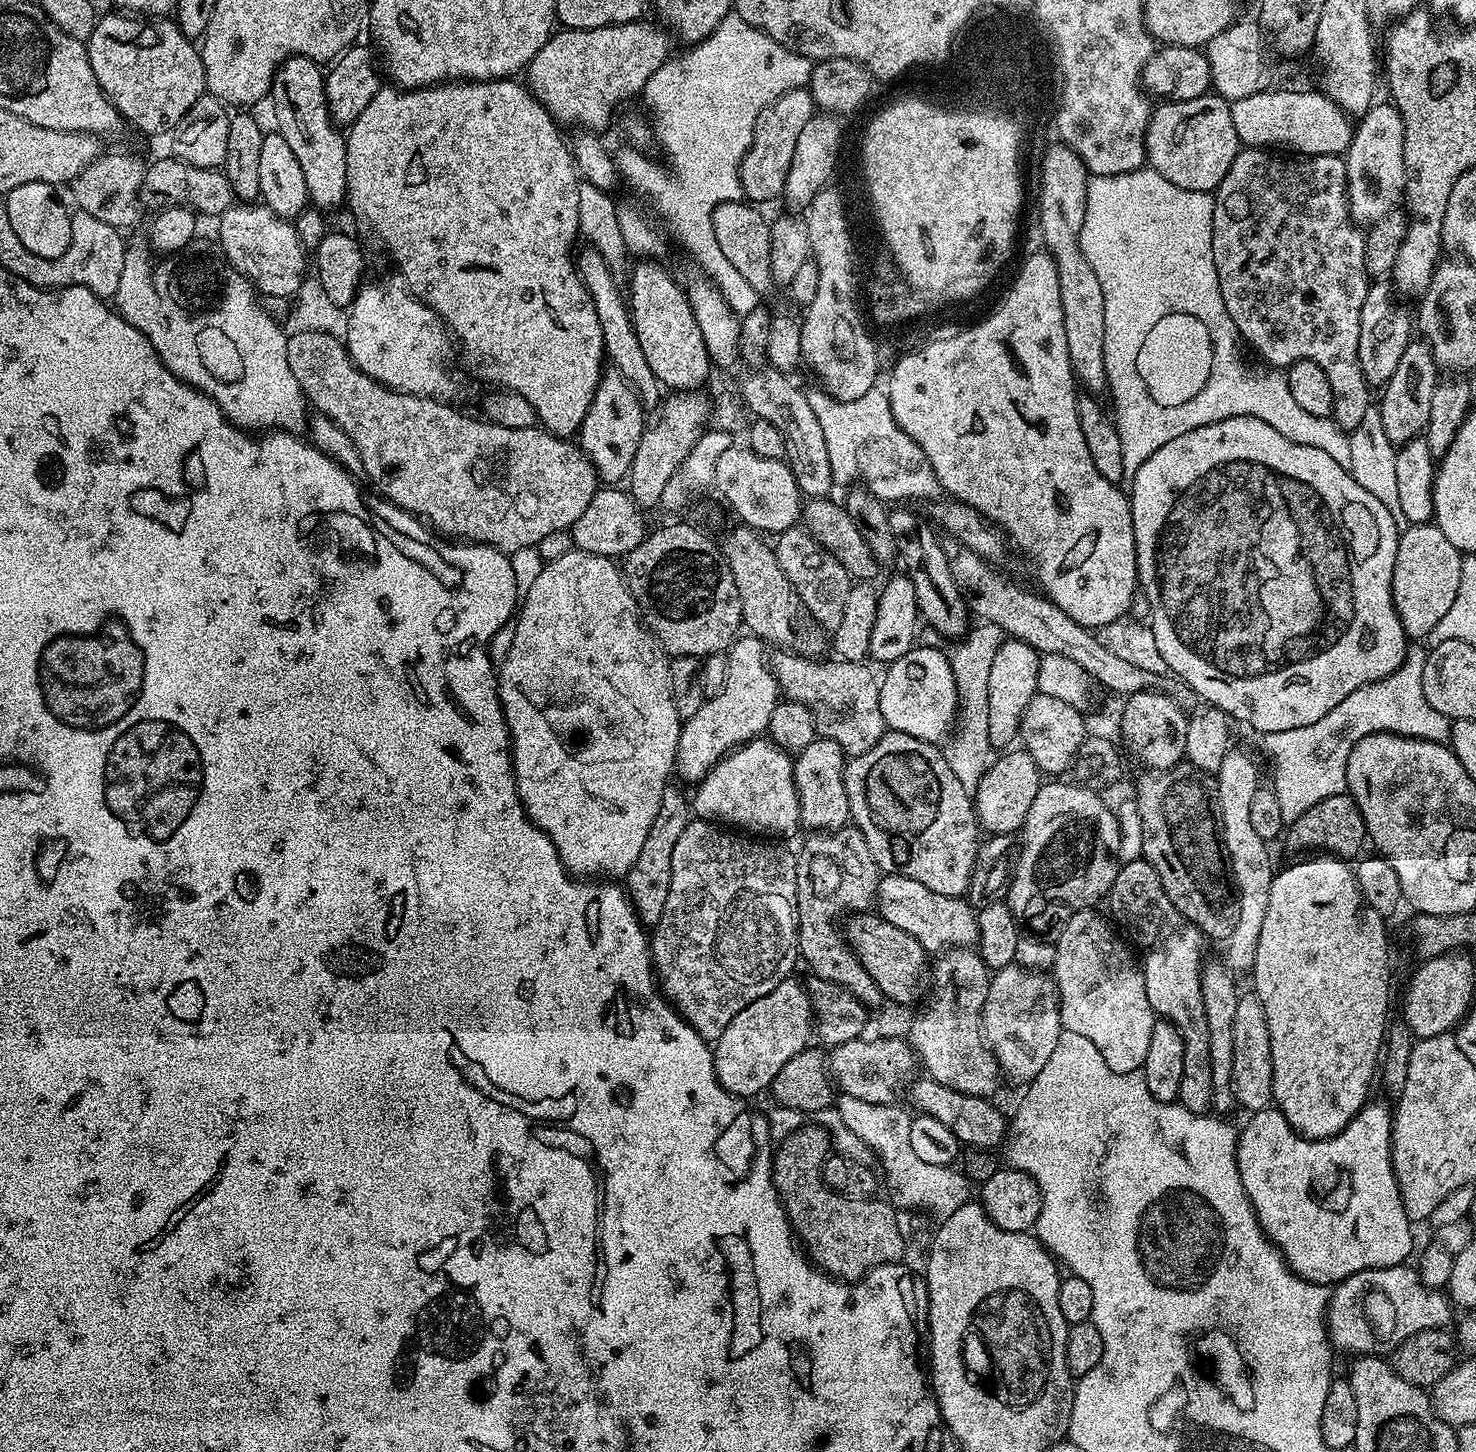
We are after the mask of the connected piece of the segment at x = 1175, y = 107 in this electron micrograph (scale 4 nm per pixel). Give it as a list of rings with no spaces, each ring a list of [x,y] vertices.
[[[1215,94],[1157,103],[1144,135],[1147,163],[1182,190],[1215,193],[1242,147],[1231,114],[1231,103]]]

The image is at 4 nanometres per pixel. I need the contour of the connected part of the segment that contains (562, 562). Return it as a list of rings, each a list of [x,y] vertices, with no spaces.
[[[579,550],[567,552],[562,554],[562,558],[545,563],[529,592],[522,596],[522,603],[514,620],[513,634],[514,642],[510,645],[509,653],[498,664],[498,687],[500,709],[504,711],[508,735],[512,737],[512,777],[516,779],[520,804],[528,817],[548,833],[558,850],[560,860],[571,875],[577,878],[596,878],[599,877],[599,872],[605,872],[608,875],[605,877],[608,878],[627,877],[634,862],[638,862],[638,854],[646,842],[646,834],[650,834],[650,825],[662,806],[662,794],[670,784],[668,775],[671,777],[676,767],[676,747],[682,721],[672,697],[669,657],[646,627],[638,601],[624,579],[621,565],[611,556],[599,556]]]

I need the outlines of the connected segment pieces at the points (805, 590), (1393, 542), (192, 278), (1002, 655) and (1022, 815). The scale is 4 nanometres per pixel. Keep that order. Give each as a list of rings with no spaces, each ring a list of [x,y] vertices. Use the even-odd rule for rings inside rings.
[[[793,526],[775,537],[774,549],[778,566],[796,591],[805,609],[817,621],[825,633],[835,634],[838,622],[842,622],[842,609],[846,594],[850,594],[854,580],[838,562],[832,552],[824,549],[803,527]]]
[[[1235,416],[1222,422],[1198,426],[1186,434],[1178,434],[1166,446],[1158,446],[1146,462],[1131,477],[1132,525],[1136,543],[1136,578],[1139,591],[1148,599],[1152,611],[1150,625],[1165,659],[1169,673],[1187,684],[1205,705],[1221,708],[1233,721],[1241,720],[1261,734],[1298,730],[1318,722],[1342,698],[1354,694],[1363,684],[1386,678],[1402,666],[1410,640],[1404,635],[1402,622],[1392,601],[1391,580],[1398,551],[1401,529],[1394,522],[1390,510],[1362,490],[1349,469],[1334,462],[1323,450],[1299,445],[1284,438],[1266,422],[1253,416]]]
[[[197,238],[191,244],[180,249],[179,252],[169,255],[167,258],[160,258],[157,262],[153,249],[147,243],[141,244],[129,243],[124,250],[124,261],[122,262],[122,278],[118,282],[118,290],[114,297],[115,311],[126,322],[130,322],[130,326],[134,326],[145,338],[150,342],[150,346],[154,346],[154,350],[158,354],[158,358],[162,358],[162,362],[176,376],[177,380],[185,380],[191,388],[198,389],[199,392],[205,392],[208,397],[224,412],[225,418],[237,428],[245,430],[283,430],[293,434],[300,434],[305,431],[306,417],[310,412],[310,405],[304,398],[304,391],[298,386],[298,378],[294,378],[294,374],[290,371],[290,362],[286,362],[286,346],[288,345],[289,333],[283,332],[276,325],[277,317],[266,311],[265,305],[259,304],[258,293],[253,288],[252,283],[242,275],[232,263],[224,256],[224,251],[220,249],[219,243],[203,238]]]
[[[1005,639],[1004,644],[997,650],[989,678],[989,738],[993,749],[1007,749],[1011,745],[1008,743],[1019,737],[1022,714],[1038,691],[1041,659],[1041,653],[1018,639]]]
[[[1023,750],[1012,751],[1005,751],[993,759],[982,774],[974,795],[976,819],[980,821],[981,829],[988,834],[1019,833],[1042,783],[1042,773],[1034,758],[1030,758],[1030,754]]]

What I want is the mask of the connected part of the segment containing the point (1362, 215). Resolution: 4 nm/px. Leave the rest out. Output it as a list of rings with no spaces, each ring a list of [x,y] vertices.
[[[1377,103],[1359,119],[1351,144],[1345,153],[1347,166],[1348,199],[1352,218],[1360,224],[1373,224],[1386,214],[1395,211],[1404,194],[1405,142],[1404,118],[1395,105]]]

